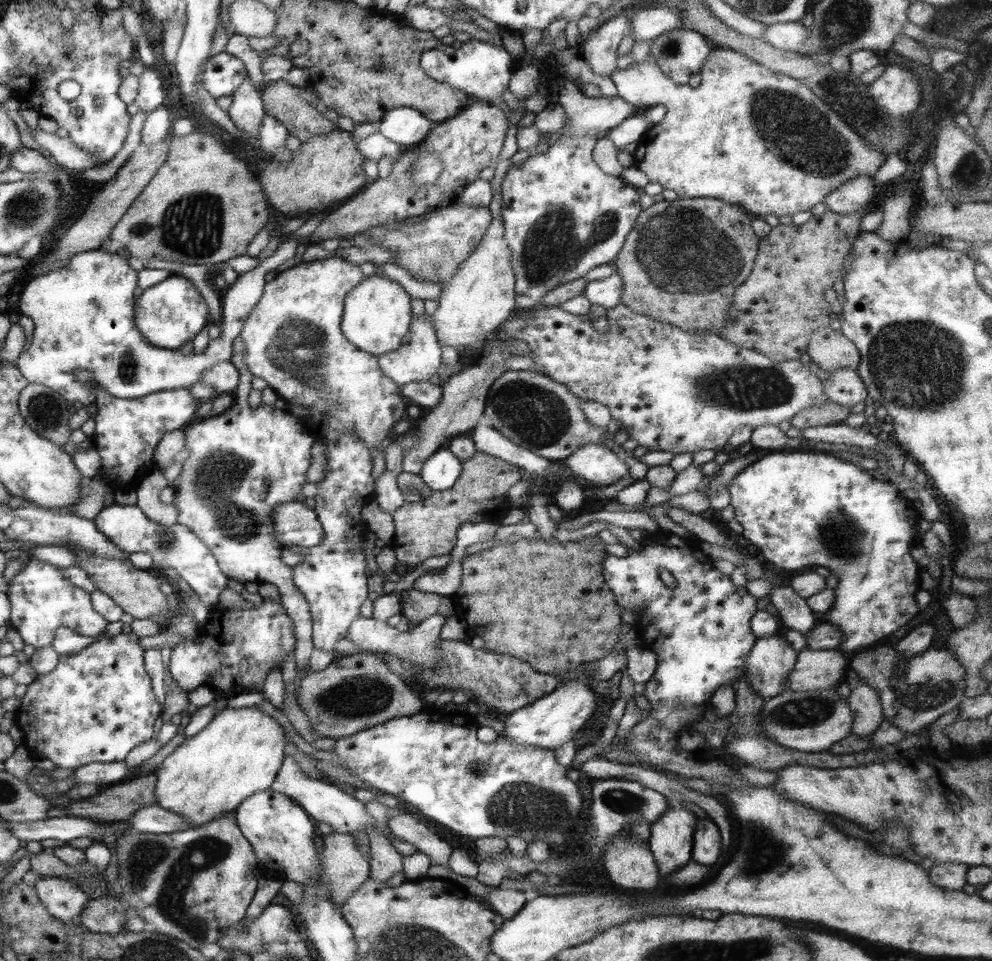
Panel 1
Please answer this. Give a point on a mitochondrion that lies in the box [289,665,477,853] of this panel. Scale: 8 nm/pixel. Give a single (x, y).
(357, 697)

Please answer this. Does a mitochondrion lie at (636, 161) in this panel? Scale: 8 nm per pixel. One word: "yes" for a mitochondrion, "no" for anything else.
no

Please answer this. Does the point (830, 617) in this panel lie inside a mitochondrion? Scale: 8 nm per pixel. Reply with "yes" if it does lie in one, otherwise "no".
no

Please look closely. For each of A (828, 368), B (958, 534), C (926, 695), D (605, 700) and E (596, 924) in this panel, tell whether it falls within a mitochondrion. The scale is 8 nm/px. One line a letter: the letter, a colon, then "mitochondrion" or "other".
A: other
B: other
C: mitochondrion
D: other
E: other

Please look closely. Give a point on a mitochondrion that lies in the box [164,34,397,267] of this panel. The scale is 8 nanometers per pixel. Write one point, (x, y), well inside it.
(376, 65)

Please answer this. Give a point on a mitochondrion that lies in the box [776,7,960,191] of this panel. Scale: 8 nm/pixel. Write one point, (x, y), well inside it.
(834, 88)

